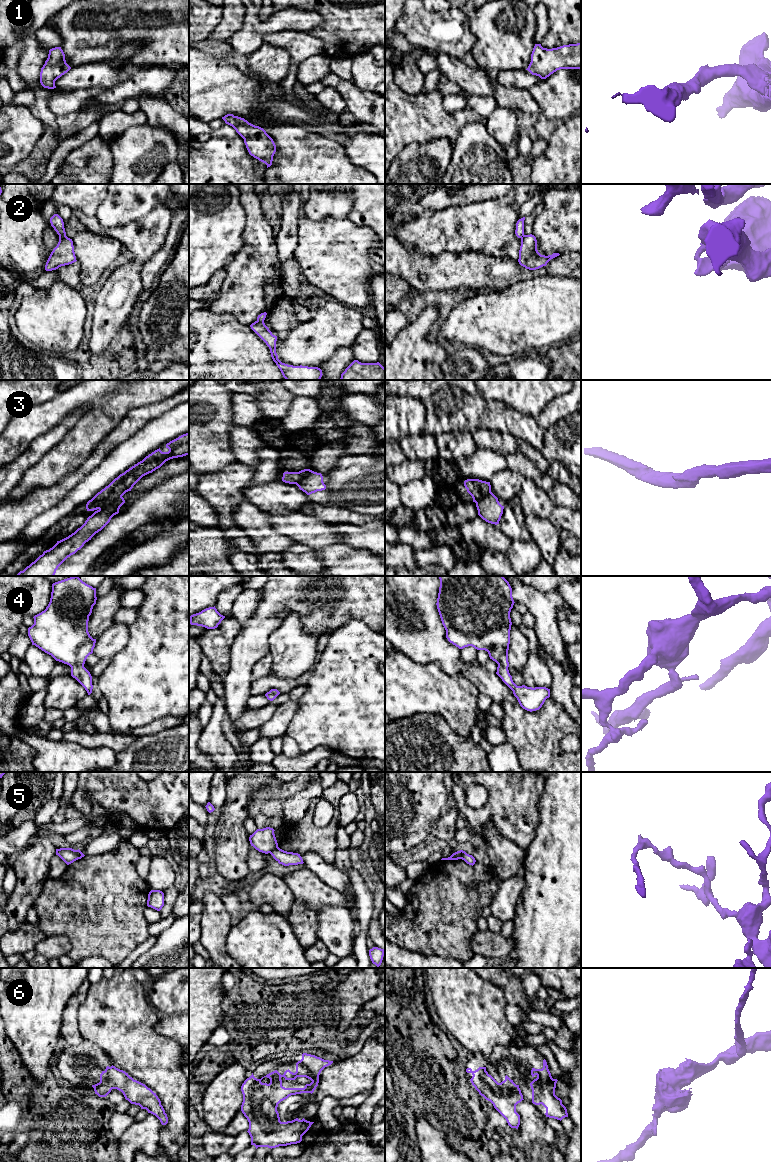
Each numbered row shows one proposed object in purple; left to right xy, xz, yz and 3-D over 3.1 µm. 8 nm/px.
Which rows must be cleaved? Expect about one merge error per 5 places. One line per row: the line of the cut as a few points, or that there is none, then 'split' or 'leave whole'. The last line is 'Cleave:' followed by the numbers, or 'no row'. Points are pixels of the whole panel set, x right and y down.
1: cut none; leave whole
2: cut xy (59, 235), (66, 237); split
3: cut xy (121, 496), (99, 509); split
4: cut none; leave whole
5: cut yz (462, 850), (460, 858); split
6: cut none; leave whole
Cleave: 2, 3, 5

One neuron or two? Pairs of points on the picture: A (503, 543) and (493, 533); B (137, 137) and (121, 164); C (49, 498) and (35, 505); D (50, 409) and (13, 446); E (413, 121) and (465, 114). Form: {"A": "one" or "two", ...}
{"A": "one", "B": "one", "C": "one", "D": "one", "E": "one"}

